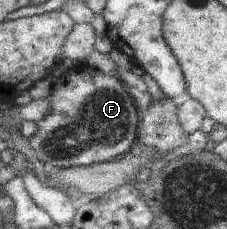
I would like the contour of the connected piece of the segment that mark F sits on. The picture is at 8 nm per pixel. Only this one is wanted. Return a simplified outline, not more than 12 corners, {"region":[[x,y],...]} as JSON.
{"region":[[75,67],[29,139],[41,166],[125,156],[140,111],[115,73]]}

